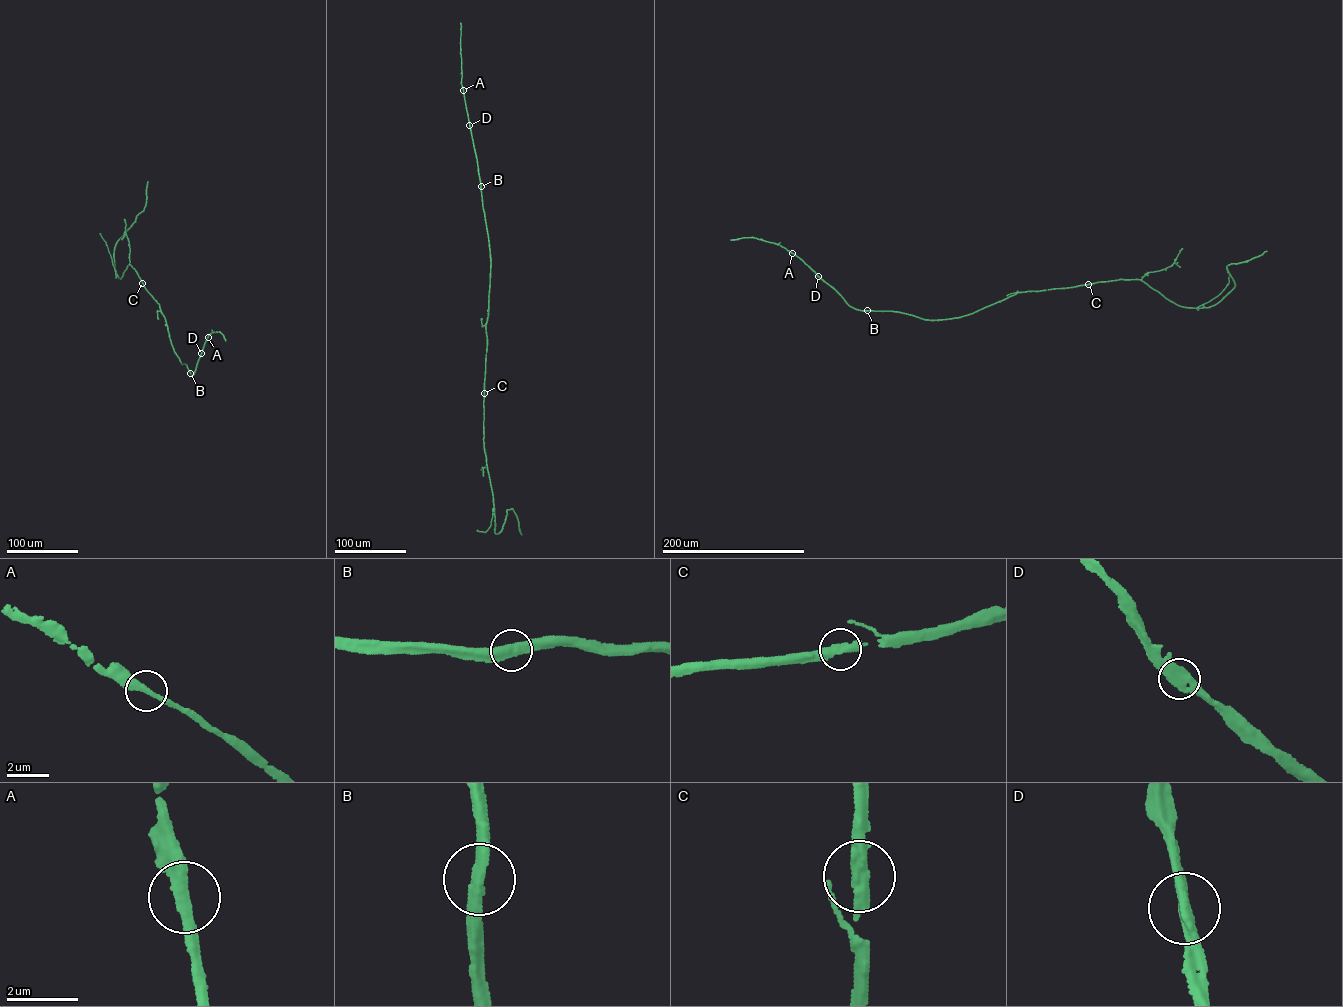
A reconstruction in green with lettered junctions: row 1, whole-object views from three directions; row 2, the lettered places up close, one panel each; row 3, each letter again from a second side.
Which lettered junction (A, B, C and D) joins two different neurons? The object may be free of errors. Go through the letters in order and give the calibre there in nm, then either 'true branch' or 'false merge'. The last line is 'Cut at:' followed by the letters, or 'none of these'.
A: 320 nm | true branch
B: 380 nm | true branch
C: 460 nm | true branch
D: 400 nm | true branch
Cut at: none of these

